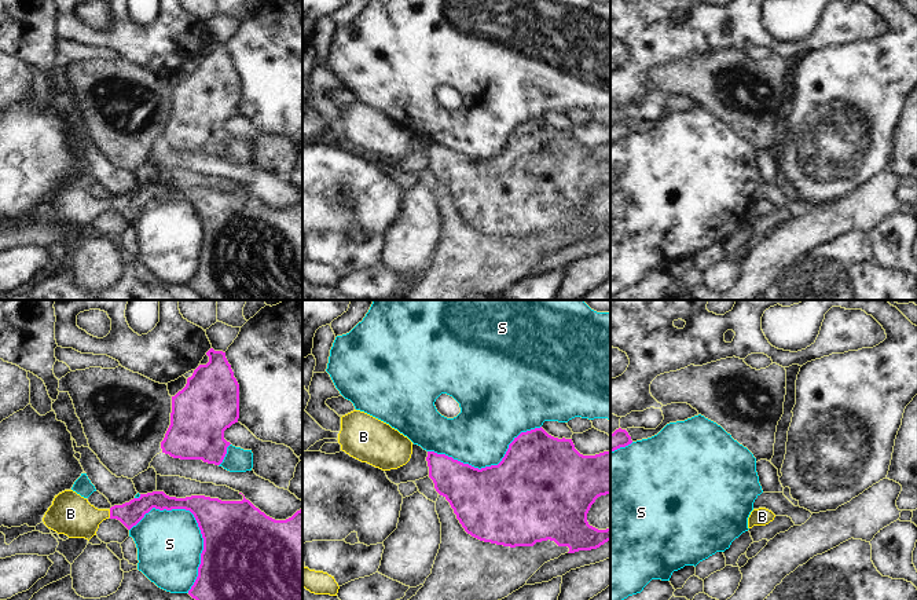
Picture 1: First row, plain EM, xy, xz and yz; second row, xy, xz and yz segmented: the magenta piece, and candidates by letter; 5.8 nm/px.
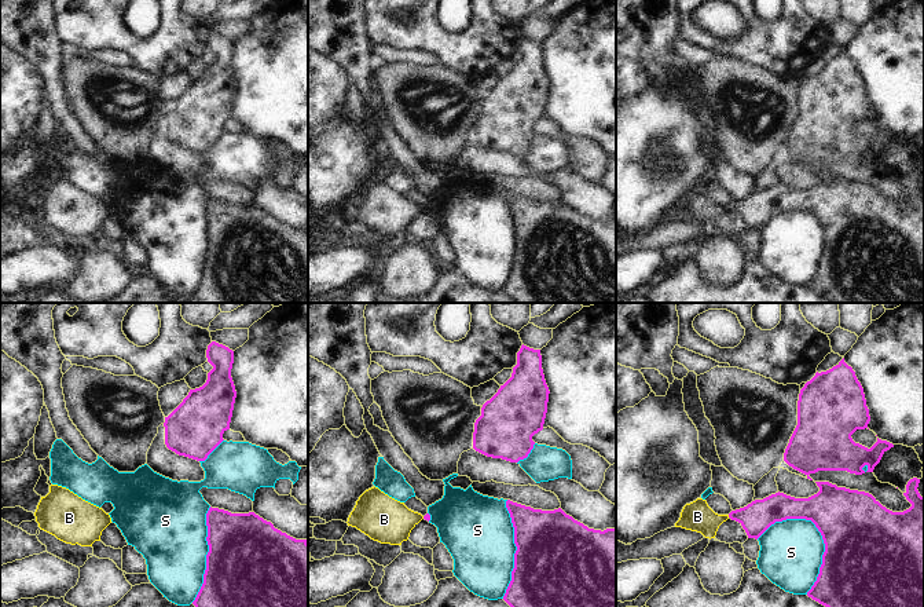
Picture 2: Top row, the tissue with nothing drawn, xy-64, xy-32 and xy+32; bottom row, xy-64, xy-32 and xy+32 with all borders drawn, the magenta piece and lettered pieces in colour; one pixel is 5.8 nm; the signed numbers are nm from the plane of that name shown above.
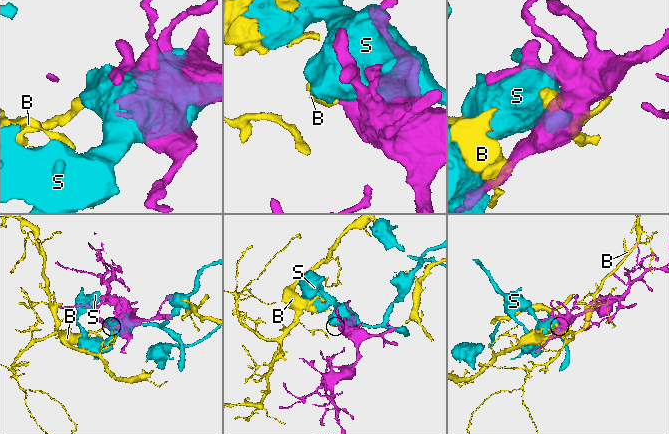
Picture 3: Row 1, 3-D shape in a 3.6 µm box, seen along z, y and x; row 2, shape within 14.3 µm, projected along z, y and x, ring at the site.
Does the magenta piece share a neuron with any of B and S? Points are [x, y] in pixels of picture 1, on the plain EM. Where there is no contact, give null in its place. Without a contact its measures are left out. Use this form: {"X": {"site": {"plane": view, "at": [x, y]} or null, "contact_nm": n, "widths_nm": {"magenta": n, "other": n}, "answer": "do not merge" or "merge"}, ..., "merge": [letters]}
{"B": {"site": {"plane": "xy", "at": [110, 205]}, "contact_nm": 50, "widths_nm": {"magenta": 140, "other": 240}, "answer": "merge"}, "S": {"site": {"plane": "xy", "at": [201, 224]}, "contact_nm": 550, "widths_nm": {"magenta": 440, "other": 380}, "answer": "do not merge"}, "merge": ["B"]}

